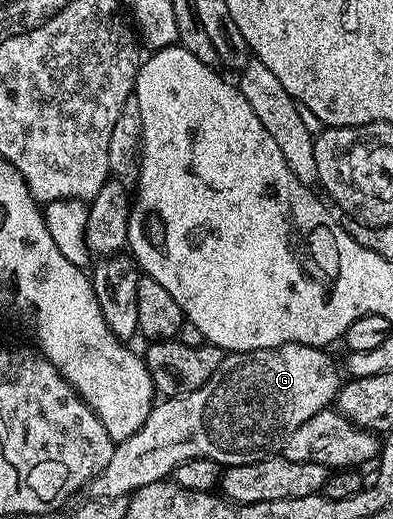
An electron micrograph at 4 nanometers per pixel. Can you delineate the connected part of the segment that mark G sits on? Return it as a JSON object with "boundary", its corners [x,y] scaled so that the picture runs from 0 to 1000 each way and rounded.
{"boundary":[[[723,661],[690,672],[575,682],[557,711],[547,711],[532,732],[506,742],[506,750],[473,761],[412,767],[382,792],[374,811],[364,811],[356,827],[290,859],[282,888],[272,888],[262,911],[252,911],[224,931],[224,960],[331,956],[364,934],[430,923],[440,902],[489,884],[545,884],[565,902],[575,902],[687,882],[702,871],[695,867],[702,861],[707,867],[725,844],[751,834],[751,827],[761,827],[761,819],[771,819],[781,803],[802,803],[802,796],[830,790],[855,771],[873,730],[863,721],[860,701],[858,707],[847,701],[837,680],[835,674],[791,665]]]}

